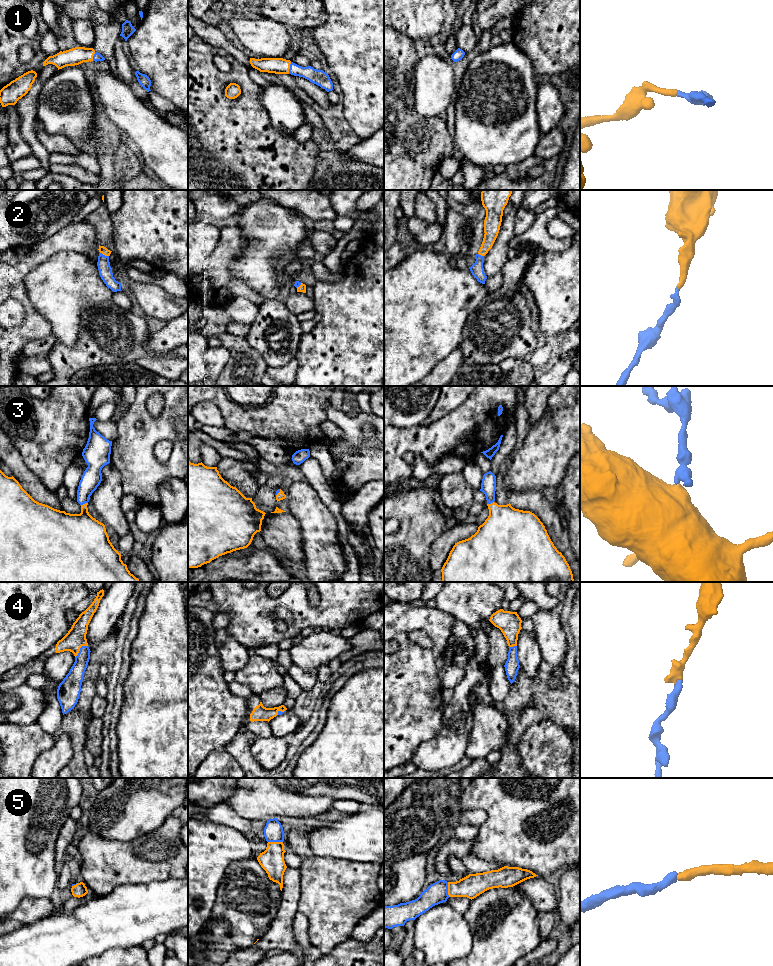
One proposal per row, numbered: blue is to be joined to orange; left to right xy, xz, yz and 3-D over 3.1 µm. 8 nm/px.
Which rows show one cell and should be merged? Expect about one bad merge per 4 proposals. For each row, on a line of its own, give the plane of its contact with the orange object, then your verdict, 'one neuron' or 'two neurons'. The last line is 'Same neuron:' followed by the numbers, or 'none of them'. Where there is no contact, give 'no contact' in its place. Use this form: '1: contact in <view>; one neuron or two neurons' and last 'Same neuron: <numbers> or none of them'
1: contact in xz; one neuron
2: contact in xy; one neuron
3: contact in xy; one neuron
4: contact in xy; one neuron
5: contact in xz; one neuron
Same neuron: 1, 2, 3, 4, 5

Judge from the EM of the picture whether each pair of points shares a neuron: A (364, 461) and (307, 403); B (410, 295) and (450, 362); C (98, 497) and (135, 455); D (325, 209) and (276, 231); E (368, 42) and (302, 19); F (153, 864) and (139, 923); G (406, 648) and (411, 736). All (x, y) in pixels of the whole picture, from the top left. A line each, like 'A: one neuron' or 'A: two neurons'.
A: two neurons
B: two neurons
C: two neurons
D: two neurons
E: two neurons
F: two neurons
G: one neuron

